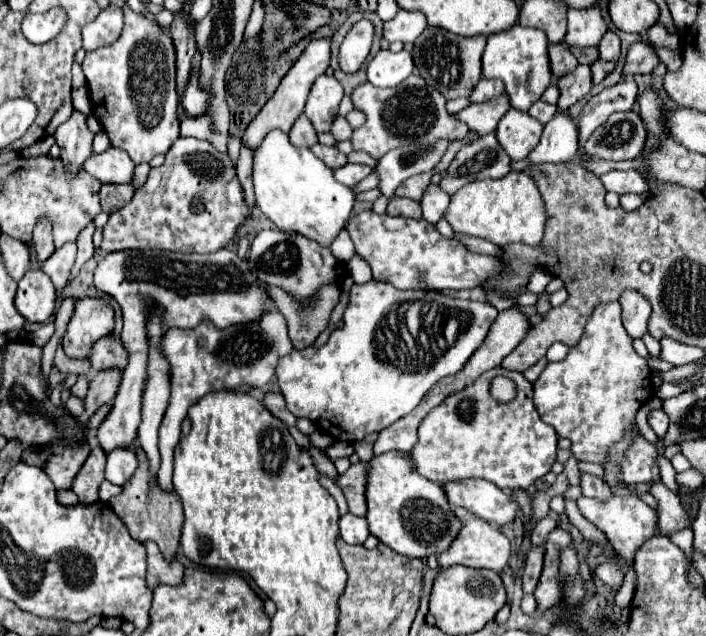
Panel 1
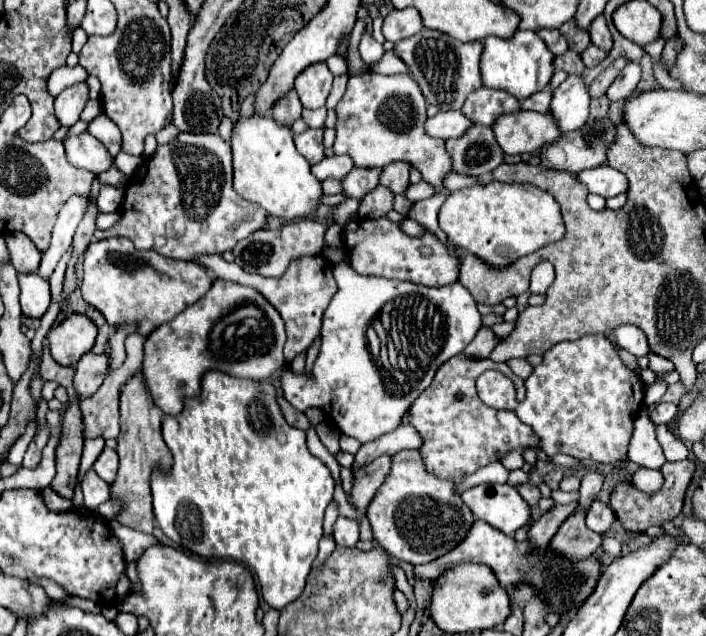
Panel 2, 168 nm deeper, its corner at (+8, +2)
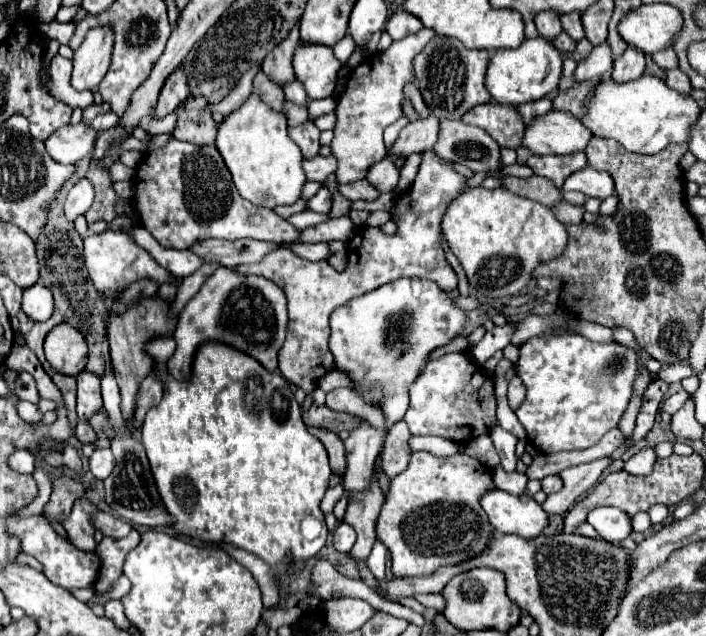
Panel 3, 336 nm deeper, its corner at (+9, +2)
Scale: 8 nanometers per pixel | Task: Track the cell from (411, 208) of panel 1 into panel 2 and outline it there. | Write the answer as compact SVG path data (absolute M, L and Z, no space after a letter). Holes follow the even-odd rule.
M385 186L373 188L369 194L361 198L359 204L359 218L379 218L385 216L393 206L393 194Z

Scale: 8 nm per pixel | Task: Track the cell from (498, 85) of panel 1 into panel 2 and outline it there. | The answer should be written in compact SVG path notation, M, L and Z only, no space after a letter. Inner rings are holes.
M483 86L475 94L471 94L471 98L467 98L461 112L473 124L493 126L499 116L519 112L519 100L503 90L491 90Z

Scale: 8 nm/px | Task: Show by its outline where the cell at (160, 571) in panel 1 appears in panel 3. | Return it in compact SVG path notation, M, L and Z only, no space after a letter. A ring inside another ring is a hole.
M98 512L94 526L96 526L96 530L102 530L104 536L114 536L114 538L124 538L132 530L132 526L128 522L124 522L122 518L116 518L108 512Z

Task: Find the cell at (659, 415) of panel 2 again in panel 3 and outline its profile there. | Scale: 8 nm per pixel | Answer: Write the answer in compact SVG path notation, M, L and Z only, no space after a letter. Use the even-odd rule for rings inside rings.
M680 390L674 396L668 396L666 402L664 402L664 406L662 406L662 410L668 412L668 414L674 414L674 412L678 412L682 408L682 404L686 402L686 398L688 398L688 392L686 390Z

